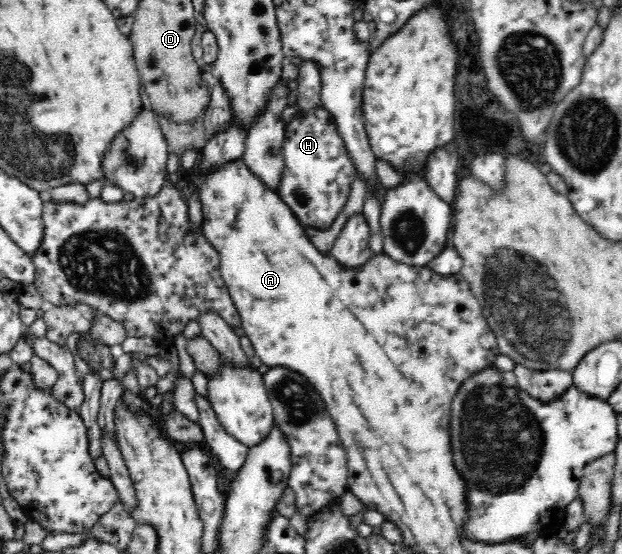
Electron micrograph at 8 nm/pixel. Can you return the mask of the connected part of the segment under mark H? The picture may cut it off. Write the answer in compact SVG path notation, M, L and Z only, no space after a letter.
M318 103L310 111L298 111L285 127L282 176L278 193L307 228L326 230L346 207L357 169L338 131L334 116Z

